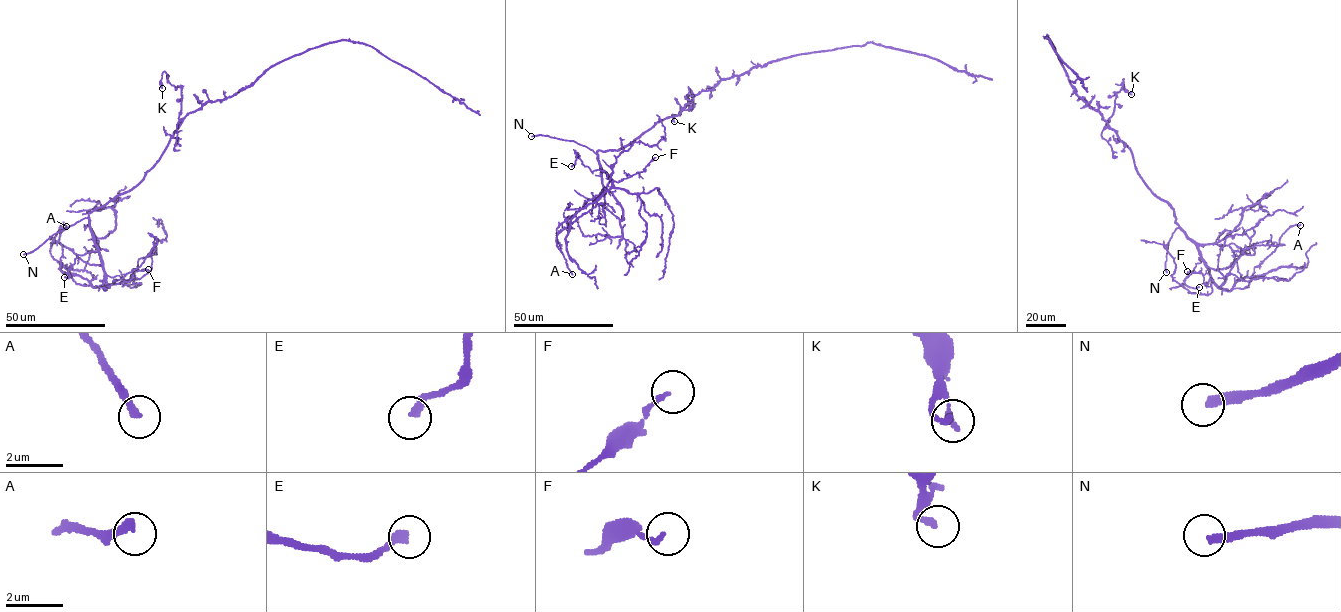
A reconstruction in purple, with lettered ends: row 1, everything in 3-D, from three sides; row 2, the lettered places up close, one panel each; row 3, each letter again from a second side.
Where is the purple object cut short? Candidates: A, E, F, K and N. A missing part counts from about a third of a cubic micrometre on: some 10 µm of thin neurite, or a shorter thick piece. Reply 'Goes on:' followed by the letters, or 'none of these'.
Goes on: N

